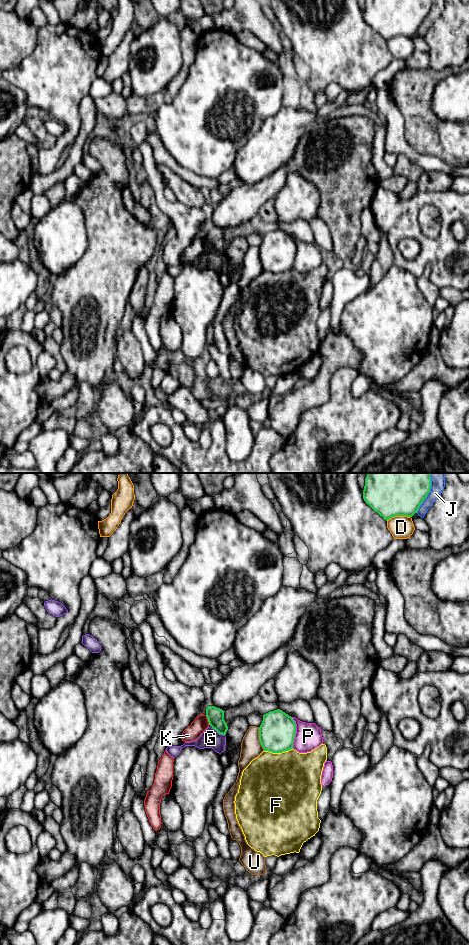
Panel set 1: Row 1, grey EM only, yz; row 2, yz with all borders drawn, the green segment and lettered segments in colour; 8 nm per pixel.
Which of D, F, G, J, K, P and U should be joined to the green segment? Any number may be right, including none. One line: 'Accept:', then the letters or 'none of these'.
Accept: none of these

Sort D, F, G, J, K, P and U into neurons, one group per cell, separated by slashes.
D / F / G / J / K / P / U

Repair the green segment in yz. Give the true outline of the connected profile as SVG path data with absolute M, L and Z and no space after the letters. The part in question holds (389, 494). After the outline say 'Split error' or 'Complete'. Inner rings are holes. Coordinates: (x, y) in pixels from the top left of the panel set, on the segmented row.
M368 473L363 499L375 512L389 520L395 516L412 517L431 489L431 473Z. Complete

